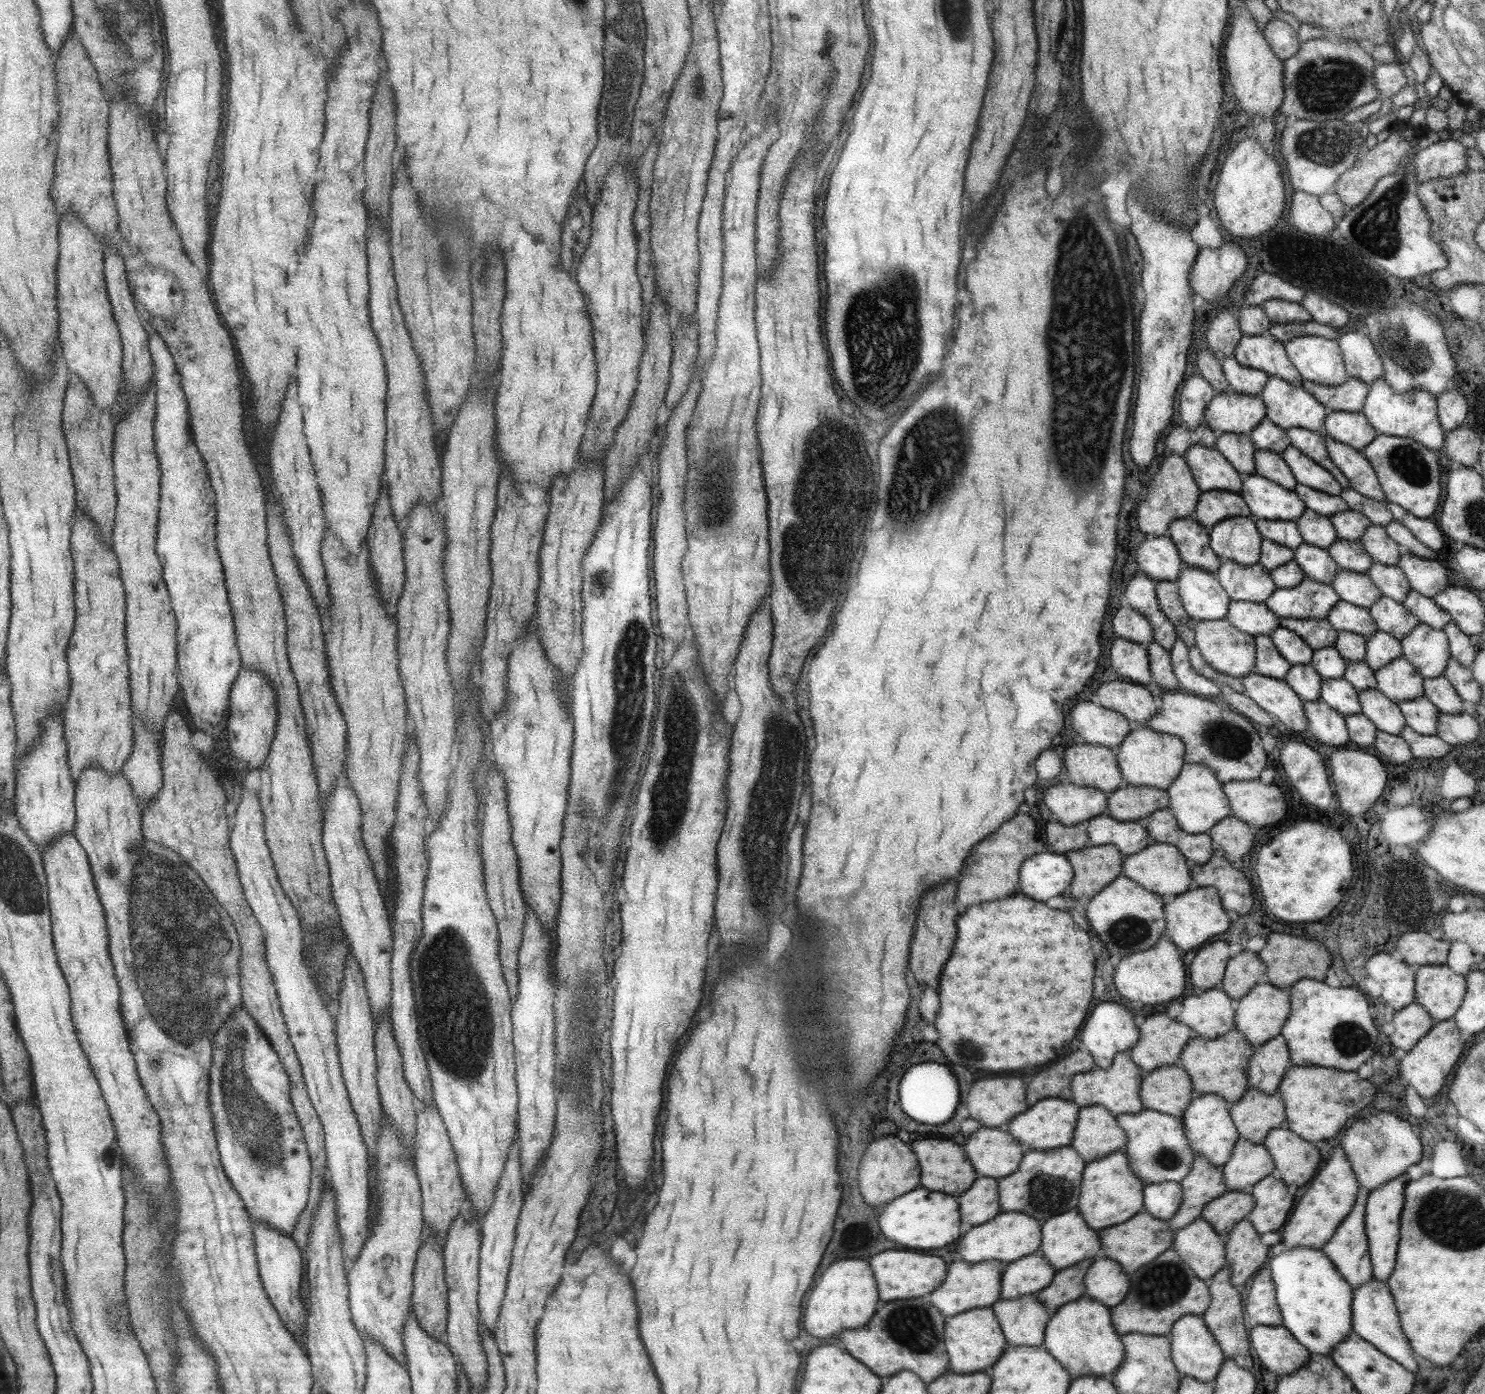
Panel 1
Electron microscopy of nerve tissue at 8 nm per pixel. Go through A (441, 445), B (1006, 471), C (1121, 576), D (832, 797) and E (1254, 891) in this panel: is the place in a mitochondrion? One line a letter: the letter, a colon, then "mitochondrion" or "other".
A: other
B: other
C: other
D: other
E: other

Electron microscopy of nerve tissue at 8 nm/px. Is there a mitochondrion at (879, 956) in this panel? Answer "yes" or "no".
no

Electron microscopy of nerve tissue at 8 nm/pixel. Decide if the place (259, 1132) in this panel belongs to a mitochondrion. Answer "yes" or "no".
yes

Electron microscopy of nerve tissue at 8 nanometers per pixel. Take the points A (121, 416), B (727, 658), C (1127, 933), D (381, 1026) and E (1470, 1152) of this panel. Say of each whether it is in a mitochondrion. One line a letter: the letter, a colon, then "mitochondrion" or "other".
A: other
B: other
C: mitochondrion
D: other
E: other

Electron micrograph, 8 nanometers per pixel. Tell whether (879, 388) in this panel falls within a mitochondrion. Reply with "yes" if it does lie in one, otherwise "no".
yes

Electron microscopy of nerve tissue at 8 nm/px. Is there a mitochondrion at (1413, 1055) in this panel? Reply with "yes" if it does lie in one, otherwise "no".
no

